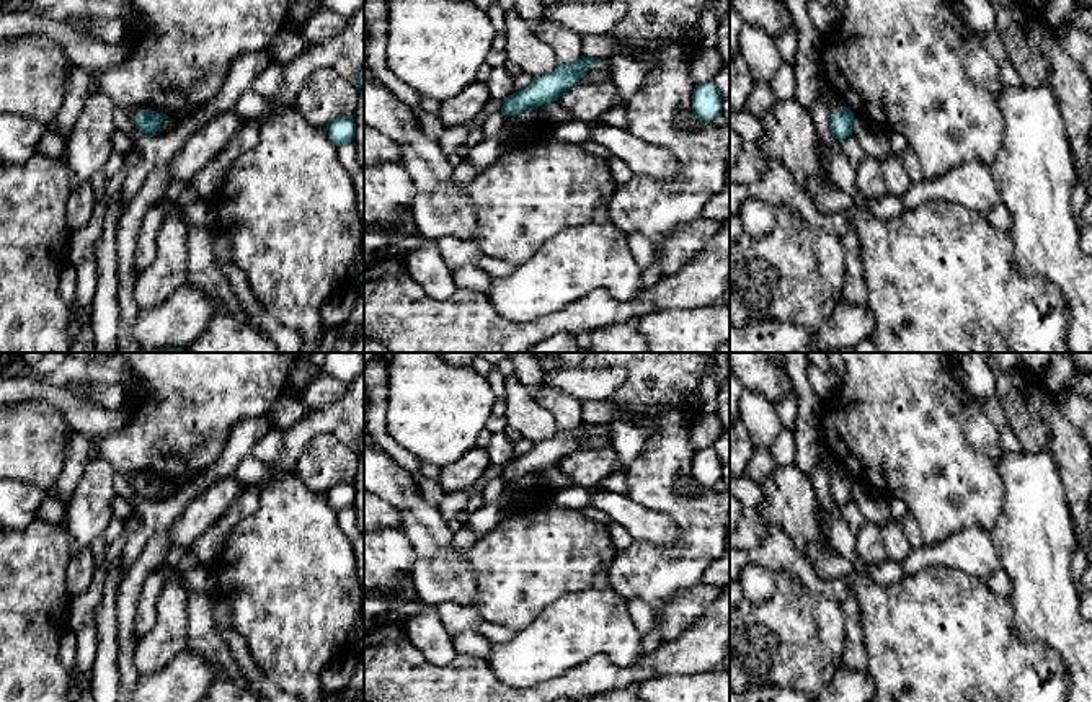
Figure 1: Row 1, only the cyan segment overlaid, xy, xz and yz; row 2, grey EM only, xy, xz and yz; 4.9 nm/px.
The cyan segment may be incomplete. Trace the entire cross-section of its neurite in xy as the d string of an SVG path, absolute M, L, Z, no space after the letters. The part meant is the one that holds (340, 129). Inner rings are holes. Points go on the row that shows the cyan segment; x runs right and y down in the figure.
M353 116L335 118L326 124L326 131L330 139L341 147L354 139L356 134L354 118Z

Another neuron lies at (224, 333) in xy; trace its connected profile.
M207 294L215 302L215 310L209 318L209 325L188 343L184 353L279 353L277 346L256 327L250 323L240 323L222 304L220 299Z

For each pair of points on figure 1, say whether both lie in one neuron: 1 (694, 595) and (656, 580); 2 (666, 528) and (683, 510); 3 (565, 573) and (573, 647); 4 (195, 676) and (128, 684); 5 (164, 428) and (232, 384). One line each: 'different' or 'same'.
1: different
2: different
3: different
4: different
5: same

